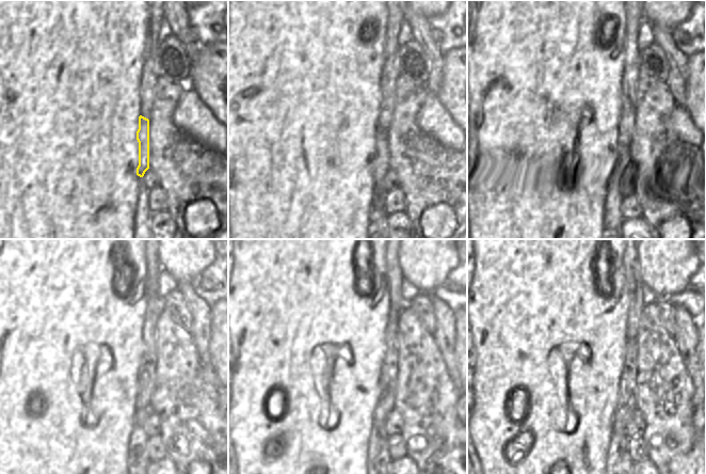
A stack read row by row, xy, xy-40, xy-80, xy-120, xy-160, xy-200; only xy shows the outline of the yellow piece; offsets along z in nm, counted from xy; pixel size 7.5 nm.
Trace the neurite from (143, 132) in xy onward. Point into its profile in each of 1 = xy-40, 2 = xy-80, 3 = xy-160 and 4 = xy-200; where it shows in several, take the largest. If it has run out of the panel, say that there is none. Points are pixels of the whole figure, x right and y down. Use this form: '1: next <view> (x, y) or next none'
1: next xy-40 (382, 167)
2: next xy-80 (614, 217)
3: next xy-160 (378, 456)
4: next xy-200 (618, 456)

